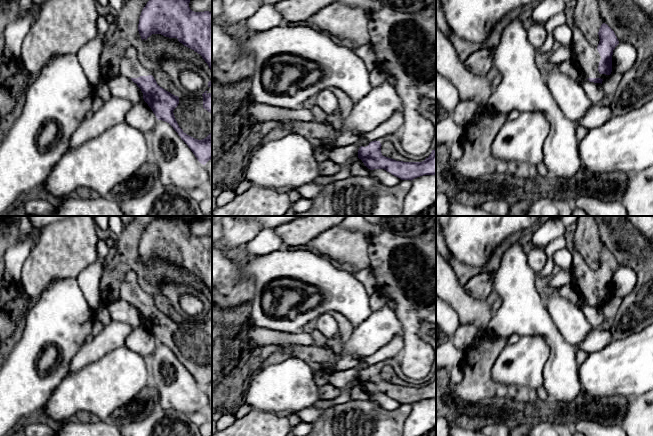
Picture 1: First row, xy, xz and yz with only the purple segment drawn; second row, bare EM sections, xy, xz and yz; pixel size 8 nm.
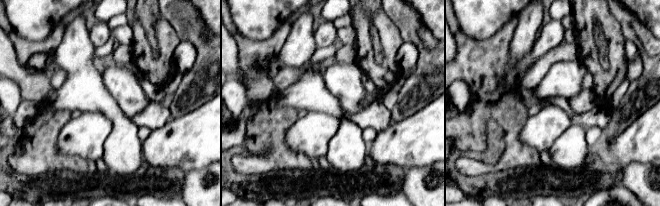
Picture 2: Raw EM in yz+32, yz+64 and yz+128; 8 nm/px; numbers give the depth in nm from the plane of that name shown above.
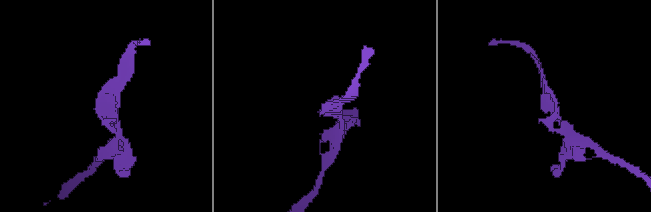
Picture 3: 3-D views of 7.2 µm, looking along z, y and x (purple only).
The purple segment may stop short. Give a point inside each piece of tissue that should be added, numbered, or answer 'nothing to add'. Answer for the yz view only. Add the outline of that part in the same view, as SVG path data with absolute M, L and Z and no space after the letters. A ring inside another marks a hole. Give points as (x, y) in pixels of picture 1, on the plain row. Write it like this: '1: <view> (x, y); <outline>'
1: yz (586, 281); M574 249L572 266L572 284L585 302L601 302L605 304L609 299L600 298L598 295L601 280L597 271L593 271L584 261L581 254Z

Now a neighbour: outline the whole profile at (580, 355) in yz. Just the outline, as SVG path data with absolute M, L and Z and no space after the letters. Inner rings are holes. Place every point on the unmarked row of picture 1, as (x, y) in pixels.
M576 348L575 360L578 365L582 364L588 357L588 353L582 349Z

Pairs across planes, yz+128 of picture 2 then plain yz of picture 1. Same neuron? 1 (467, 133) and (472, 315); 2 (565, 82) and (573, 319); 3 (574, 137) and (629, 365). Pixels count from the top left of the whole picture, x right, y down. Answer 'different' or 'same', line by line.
1: different
2: same
3: different

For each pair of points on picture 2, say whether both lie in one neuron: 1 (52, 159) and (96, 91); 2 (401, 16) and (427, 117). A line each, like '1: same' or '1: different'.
1: different
2: different

